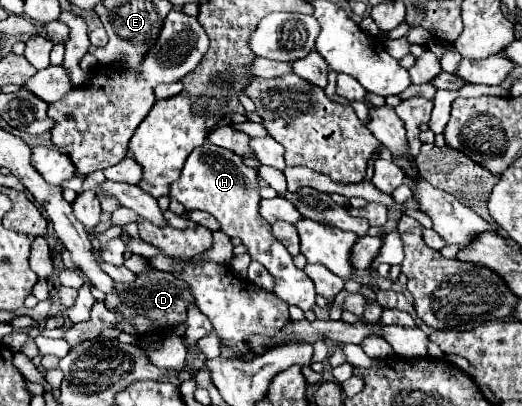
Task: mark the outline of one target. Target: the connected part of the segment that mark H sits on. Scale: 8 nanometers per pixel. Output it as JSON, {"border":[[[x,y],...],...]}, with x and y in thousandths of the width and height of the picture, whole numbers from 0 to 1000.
{"border":[[[391,352],[387,362],[372,367],[364,387],[356,392],[349,431],[326,461],[326,480],[337,485],[352,505],[356,520],[383,515],[410,530],[437,584],[460,584],[464,599],[475,608],[475,628],[487,643],[502,648],[513,663],[513,672],[525,682],[521,722],[529,732],[536,732],[552,751],[575,756],[579,766],[602,761],[605,717],[602,717],[598,687],[559,648],[556,623],[517,574],[517,549],[510,549],[494,530],[498,461],[490,441],[494,441],[494,426],[471,411],[460,382],[433,372],[425,362],[414,362],[406,352]]]}

